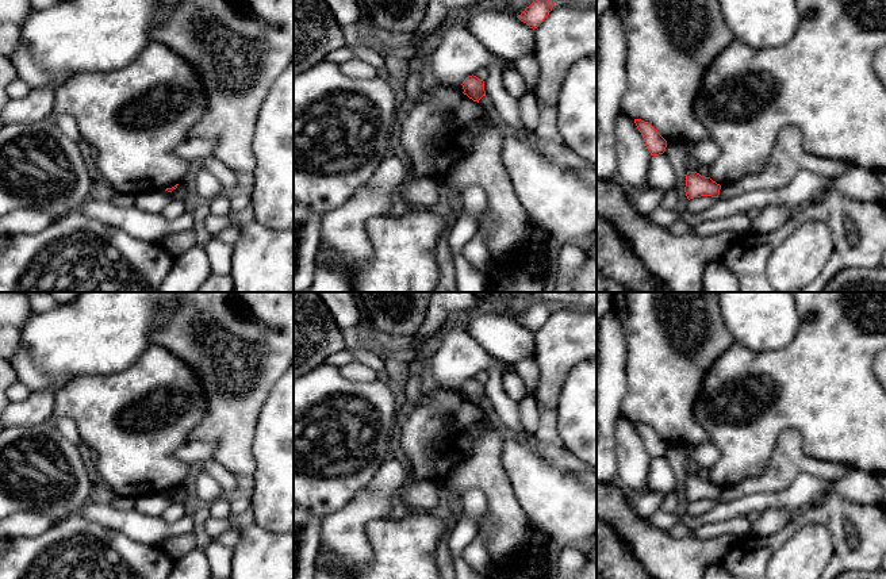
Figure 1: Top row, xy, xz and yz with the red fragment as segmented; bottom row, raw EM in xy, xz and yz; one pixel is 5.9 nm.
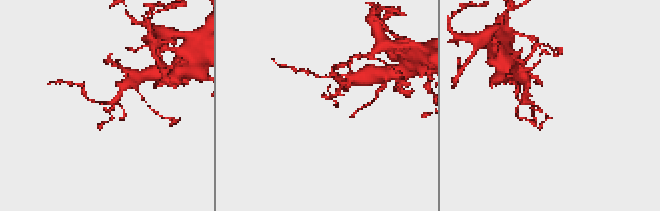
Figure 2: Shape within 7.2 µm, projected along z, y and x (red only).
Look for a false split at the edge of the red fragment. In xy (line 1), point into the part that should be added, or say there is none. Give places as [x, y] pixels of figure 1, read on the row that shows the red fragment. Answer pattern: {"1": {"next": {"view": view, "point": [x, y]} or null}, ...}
{"1": {"next": null}}

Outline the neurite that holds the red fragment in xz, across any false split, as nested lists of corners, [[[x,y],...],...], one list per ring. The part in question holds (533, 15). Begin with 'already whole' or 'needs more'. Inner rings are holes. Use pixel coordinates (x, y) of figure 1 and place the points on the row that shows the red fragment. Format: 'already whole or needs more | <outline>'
already whole | [[[536,0],[517,18],[530,28],[537,28],[552,11],[555,3],[549,0]]]

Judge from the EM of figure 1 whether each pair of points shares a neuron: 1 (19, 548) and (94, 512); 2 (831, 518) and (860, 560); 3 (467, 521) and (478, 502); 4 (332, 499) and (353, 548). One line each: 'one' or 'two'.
1: two
2: one
3: one
4: two

